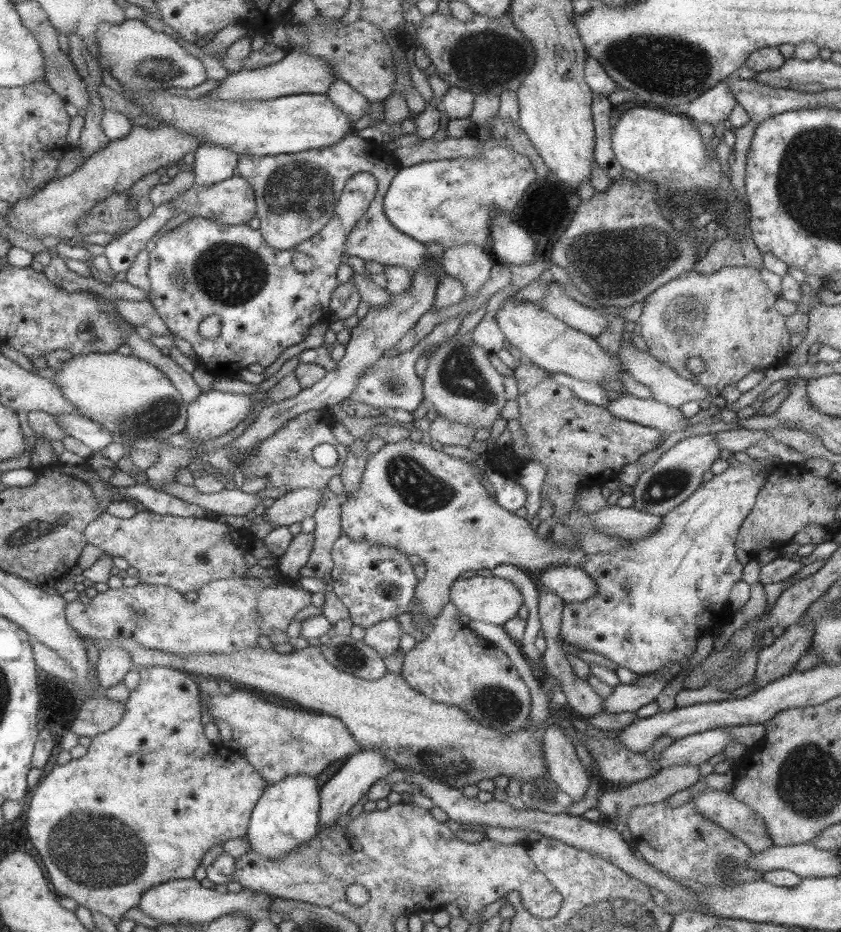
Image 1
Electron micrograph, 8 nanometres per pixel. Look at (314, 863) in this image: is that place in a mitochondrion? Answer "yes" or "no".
no

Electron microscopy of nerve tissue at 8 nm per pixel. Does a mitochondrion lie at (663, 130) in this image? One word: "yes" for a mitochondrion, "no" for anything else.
no

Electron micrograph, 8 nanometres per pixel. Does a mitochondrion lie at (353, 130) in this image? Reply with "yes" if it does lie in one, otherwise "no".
no

